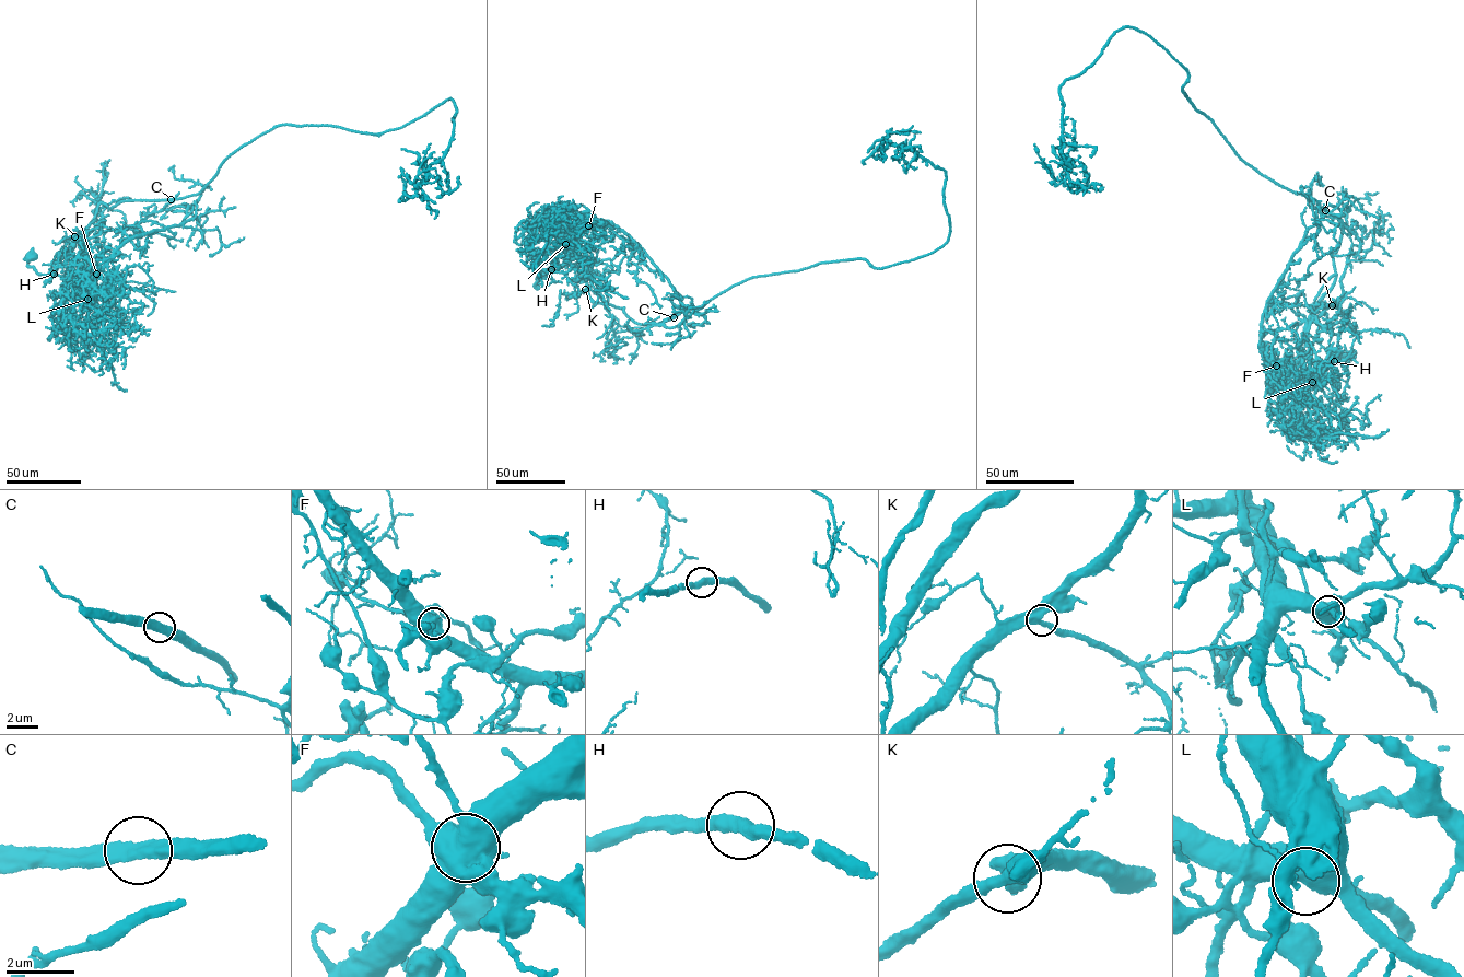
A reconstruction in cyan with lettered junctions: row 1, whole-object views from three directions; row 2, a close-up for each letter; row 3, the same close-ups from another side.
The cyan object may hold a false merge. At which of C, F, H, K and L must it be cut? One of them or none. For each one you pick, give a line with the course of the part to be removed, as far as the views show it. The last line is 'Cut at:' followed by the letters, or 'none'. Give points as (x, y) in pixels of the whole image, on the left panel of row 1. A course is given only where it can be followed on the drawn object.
F: course (96, 274), (69, 283), (60, 306), (74, 317), (86, 311), (104, 351), (116, 351), (108, 362), (114, 369)
Cut at: F

